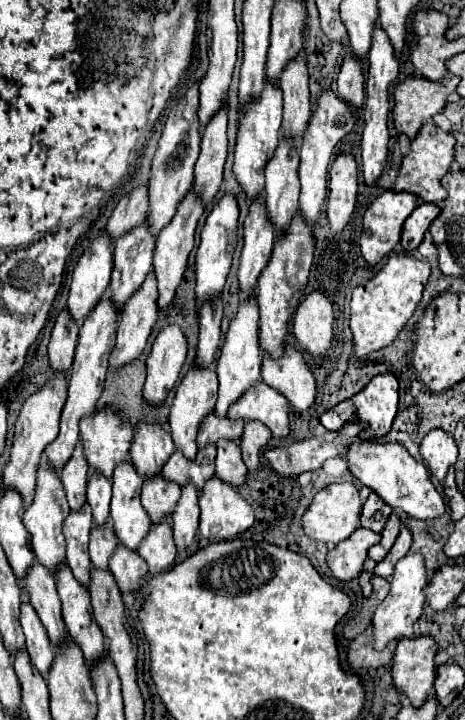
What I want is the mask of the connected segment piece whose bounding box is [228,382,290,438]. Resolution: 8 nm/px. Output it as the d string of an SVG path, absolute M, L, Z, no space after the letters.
M264 382L248 390L242 400L232 404L232 408L228 410L230 420L258 420L272 432L274 438L288 438L288 414L288 400Z

